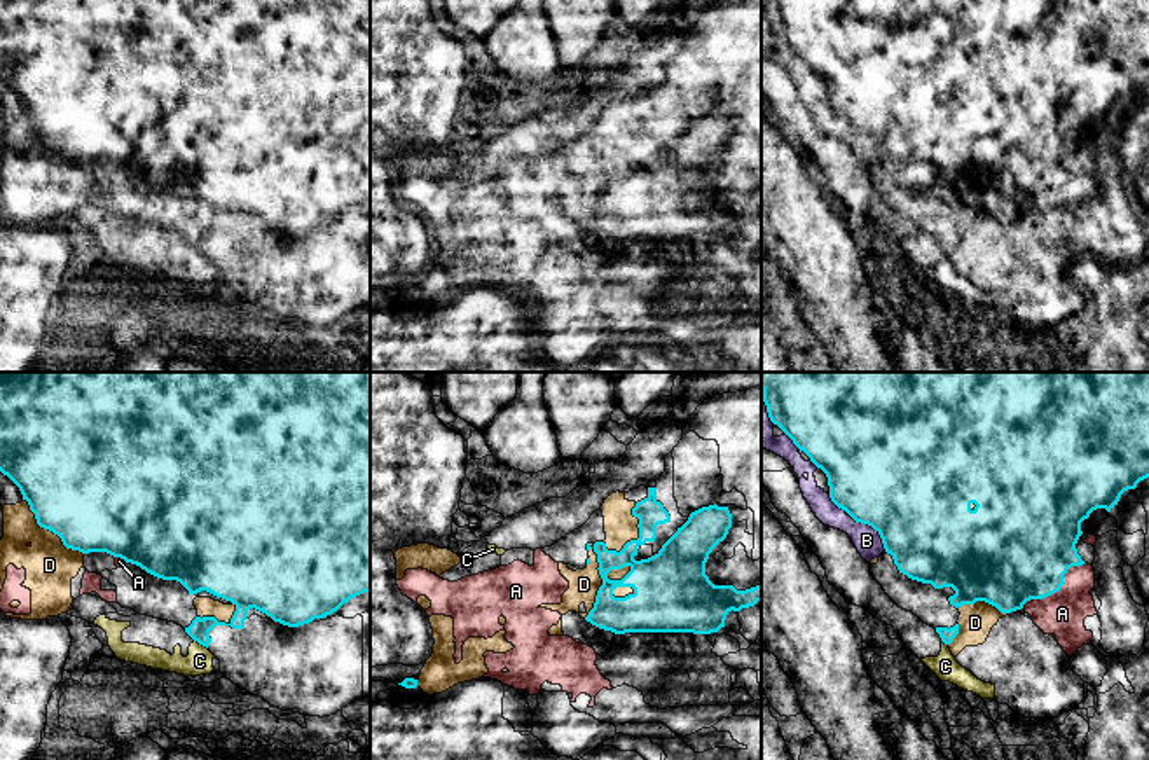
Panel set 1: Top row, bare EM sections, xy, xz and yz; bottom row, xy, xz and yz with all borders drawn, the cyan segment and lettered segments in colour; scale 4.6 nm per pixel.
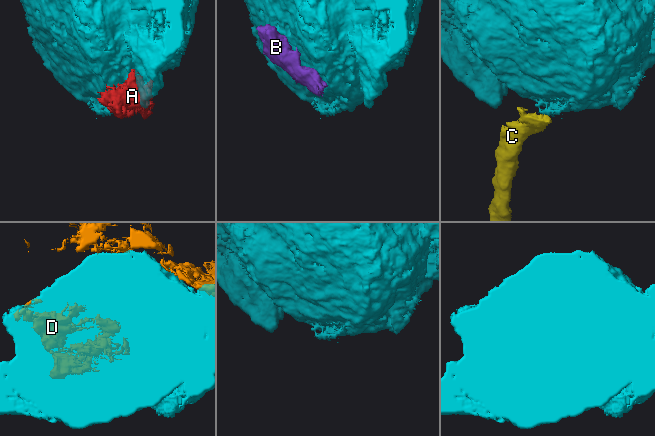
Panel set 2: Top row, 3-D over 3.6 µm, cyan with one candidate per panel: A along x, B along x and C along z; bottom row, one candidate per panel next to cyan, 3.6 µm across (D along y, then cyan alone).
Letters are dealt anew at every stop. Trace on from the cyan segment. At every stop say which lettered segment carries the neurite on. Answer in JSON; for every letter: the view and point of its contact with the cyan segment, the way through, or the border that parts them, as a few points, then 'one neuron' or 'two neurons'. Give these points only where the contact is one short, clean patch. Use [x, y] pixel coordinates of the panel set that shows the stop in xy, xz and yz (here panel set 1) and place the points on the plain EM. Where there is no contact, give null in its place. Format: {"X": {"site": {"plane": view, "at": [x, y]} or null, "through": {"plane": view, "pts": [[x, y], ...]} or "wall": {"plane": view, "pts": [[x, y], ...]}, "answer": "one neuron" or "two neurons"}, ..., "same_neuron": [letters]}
{"A": {"site": {"plane": "yz", "at": [1059, 198]}, "answer": "one neuron"}, "B": {"site": {"plane": "yz", "at": [872, 135]}, "answer": "two neurons"}, "C": {"site": {"plane": "xy", "at": [201, 252]}, "wall": {"plane": "xy", "pts": [[194, 248], [206, 257]]}, "answer": "two neurons"}, "D": {"site": {"plane": "xz", "at": [603, 189]}, "answer": "two neurons"}, "same_neuron": ["A"]}

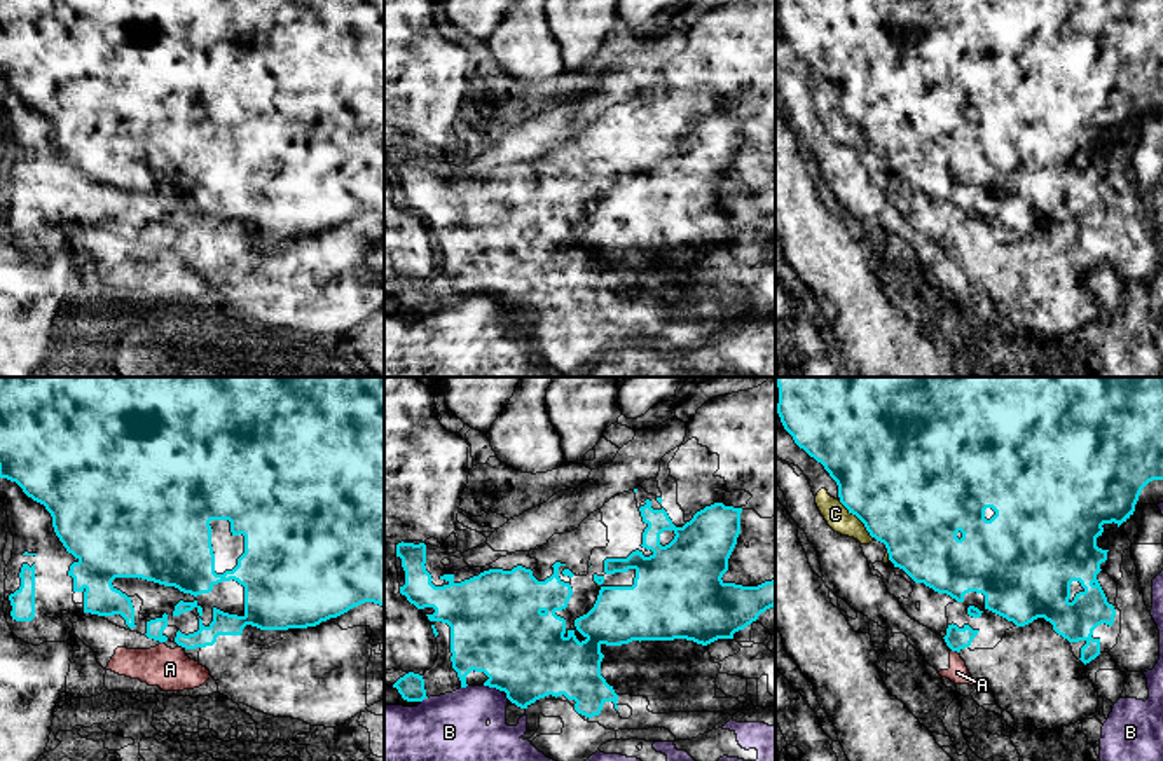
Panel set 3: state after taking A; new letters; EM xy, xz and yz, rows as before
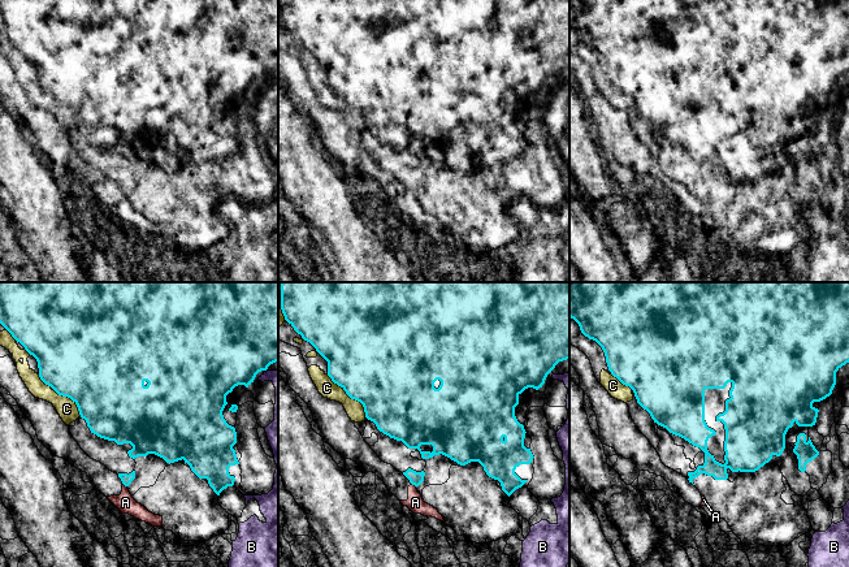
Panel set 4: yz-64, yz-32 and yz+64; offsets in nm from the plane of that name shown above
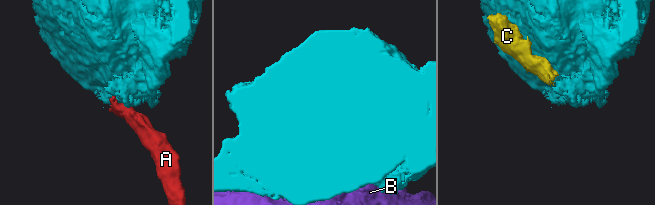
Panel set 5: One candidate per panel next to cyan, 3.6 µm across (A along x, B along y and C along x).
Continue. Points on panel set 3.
{"A": {"site": {"plane": "yz", "at": [954, 259]}, "wall": {"plane": "yz", "pts": [[950, 257], [957, 262]]}, "answer": "two neurons"}, "B": {"site": {"plane": "xz", "at": [493, 295]}, "answer": "two neurons"}, "C": {"site": {"plane": "yz", "at": [858, 126]}, "answer": "two neurons"}, "same_neuron": []}

